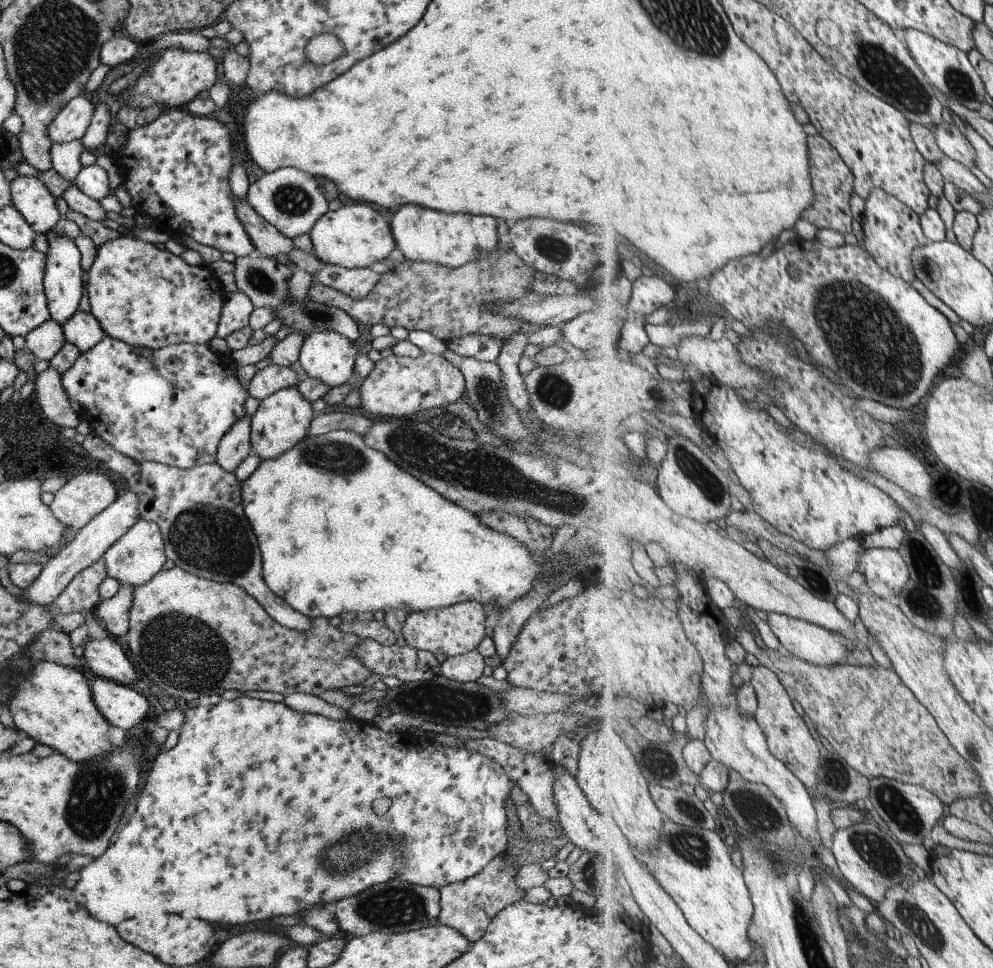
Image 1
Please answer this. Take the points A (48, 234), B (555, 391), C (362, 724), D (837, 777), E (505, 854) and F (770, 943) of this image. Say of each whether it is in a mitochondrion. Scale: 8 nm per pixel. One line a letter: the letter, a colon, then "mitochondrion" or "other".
A: other
B: mitochondrion
C: other
D: mitochondrion
E: other
F: other

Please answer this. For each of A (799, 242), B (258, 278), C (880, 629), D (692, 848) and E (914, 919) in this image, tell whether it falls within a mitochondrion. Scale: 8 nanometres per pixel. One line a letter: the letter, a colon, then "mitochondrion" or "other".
A: other
B: mitochondrion
C: other
D: mitochondrion
E: mitochondrion

